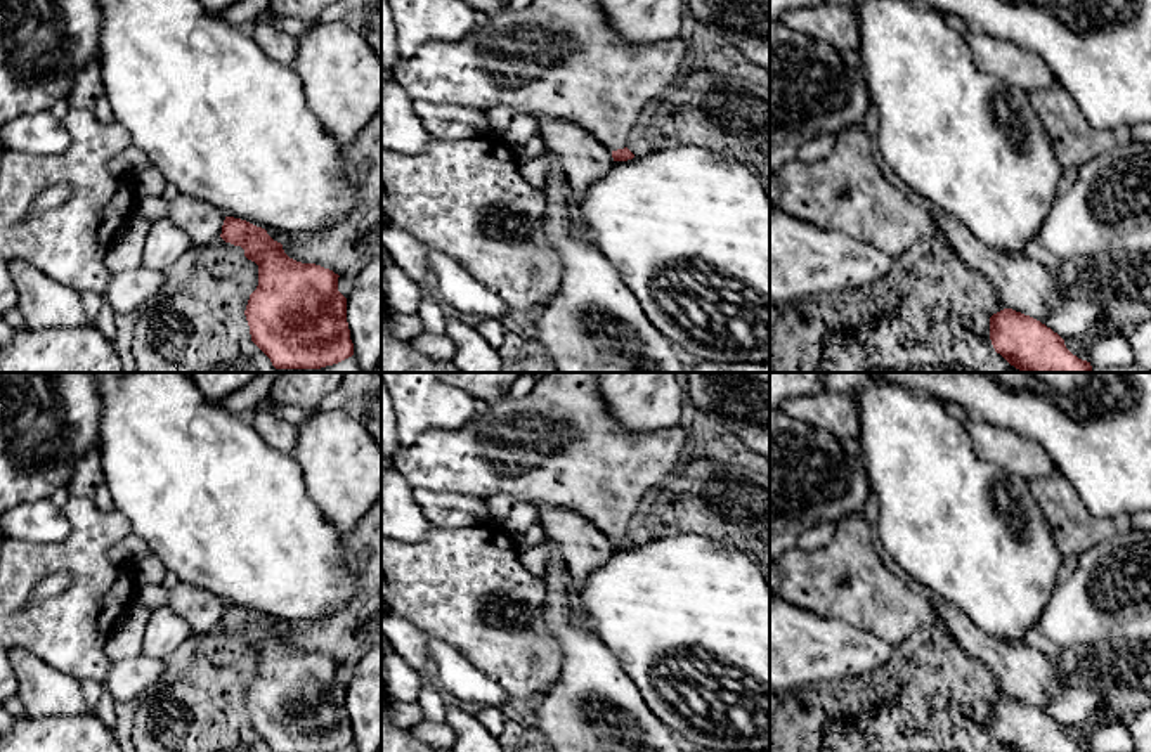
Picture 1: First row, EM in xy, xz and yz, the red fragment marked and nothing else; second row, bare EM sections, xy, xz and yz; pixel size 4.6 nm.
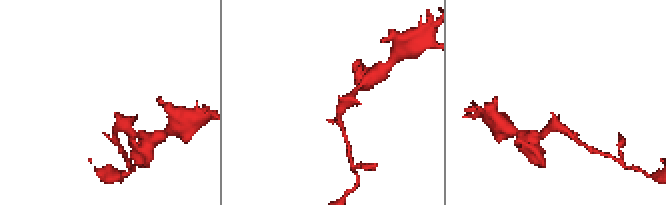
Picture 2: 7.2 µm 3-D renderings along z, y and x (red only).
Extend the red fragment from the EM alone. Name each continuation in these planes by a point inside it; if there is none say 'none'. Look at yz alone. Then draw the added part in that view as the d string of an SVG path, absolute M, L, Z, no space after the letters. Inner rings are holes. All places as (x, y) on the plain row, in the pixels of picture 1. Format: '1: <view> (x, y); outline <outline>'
none

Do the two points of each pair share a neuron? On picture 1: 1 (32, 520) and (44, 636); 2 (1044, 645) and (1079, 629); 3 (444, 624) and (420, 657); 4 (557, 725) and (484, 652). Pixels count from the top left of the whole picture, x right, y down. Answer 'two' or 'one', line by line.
1: two
2: two
3: two
4: two

